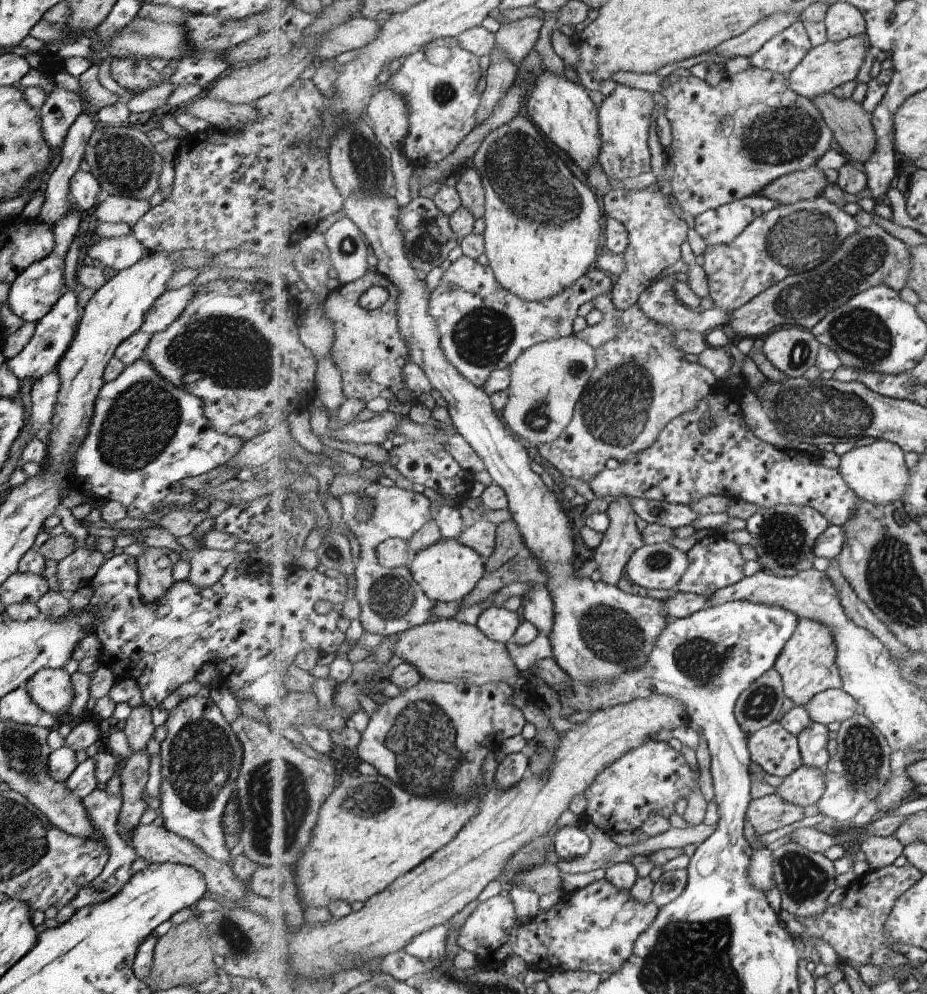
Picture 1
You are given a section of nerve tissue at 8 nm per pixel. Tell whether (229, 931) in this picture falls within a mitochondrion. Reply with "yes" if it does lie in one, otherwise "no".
yes

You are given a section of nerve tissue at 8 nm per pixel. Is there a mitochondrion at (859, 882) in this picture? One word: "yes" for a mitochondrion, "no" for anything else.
no

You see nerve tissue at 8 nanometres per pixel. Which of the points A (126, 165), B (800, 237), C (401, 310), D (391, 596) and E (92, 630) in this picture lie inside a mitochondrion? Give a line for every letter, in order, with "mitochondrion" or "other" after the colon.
A: mitochondrion
B: mitochondrion
C: other
D: mitochondrion
E: other

